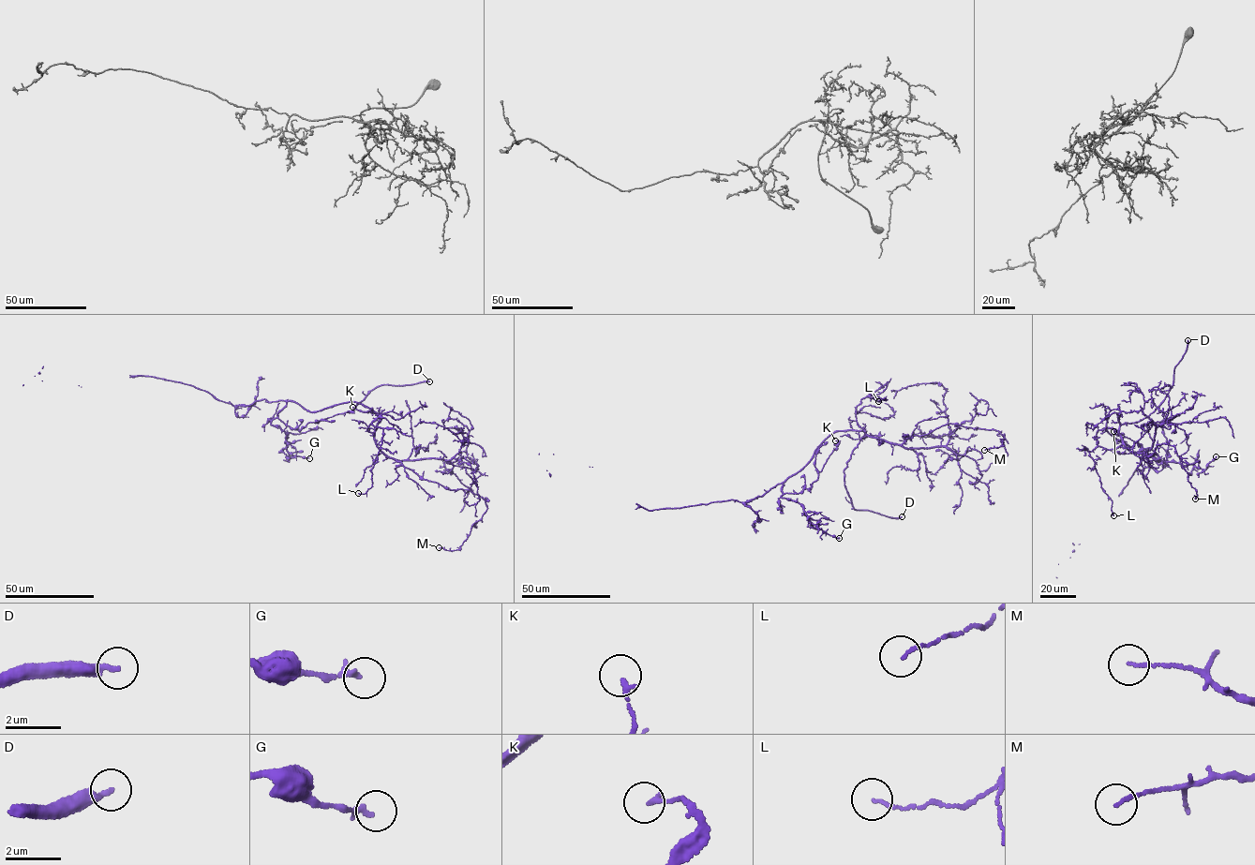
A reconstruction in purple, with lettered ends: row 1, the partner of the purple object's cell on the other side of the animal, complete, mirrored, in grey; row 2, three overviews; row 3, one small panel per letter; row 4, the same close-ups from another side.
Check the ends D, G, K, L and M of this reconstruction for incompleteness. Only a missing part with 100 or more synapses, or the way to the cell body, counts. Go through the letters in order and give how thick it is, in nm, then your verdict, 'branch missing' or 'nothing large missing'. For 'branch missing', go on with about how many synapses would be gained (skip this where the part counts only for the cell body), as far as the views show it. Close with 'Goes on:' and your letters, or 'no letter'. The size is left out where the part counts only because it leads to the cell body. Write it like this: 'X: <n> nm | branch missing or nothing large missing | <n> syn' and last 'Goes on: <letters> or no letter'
D: 280 nm | branch missing
G: 240 nm | nothing large missing
K: 180 nm | nothing large missing
L: 110 nm | nothing large missing
M: 110 nm | nothing large missing
Goes on: D

